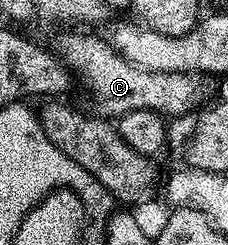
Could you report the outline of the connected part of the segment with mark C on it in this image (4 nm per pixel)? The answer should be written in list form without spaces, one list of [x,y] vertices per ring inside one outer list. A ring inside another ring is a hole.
[[[67,33],[59,41],[58,56],[67,62],[76,74],[83,76],[89,92],[99,104],[98,112],[118,119],[129,111],[157,109],[164,115],[187,115],[195,105],[199,89],[190,73],[158,73],[147,71],[125,60],[111,46],[110,40],[94,37],[91,33]]]

